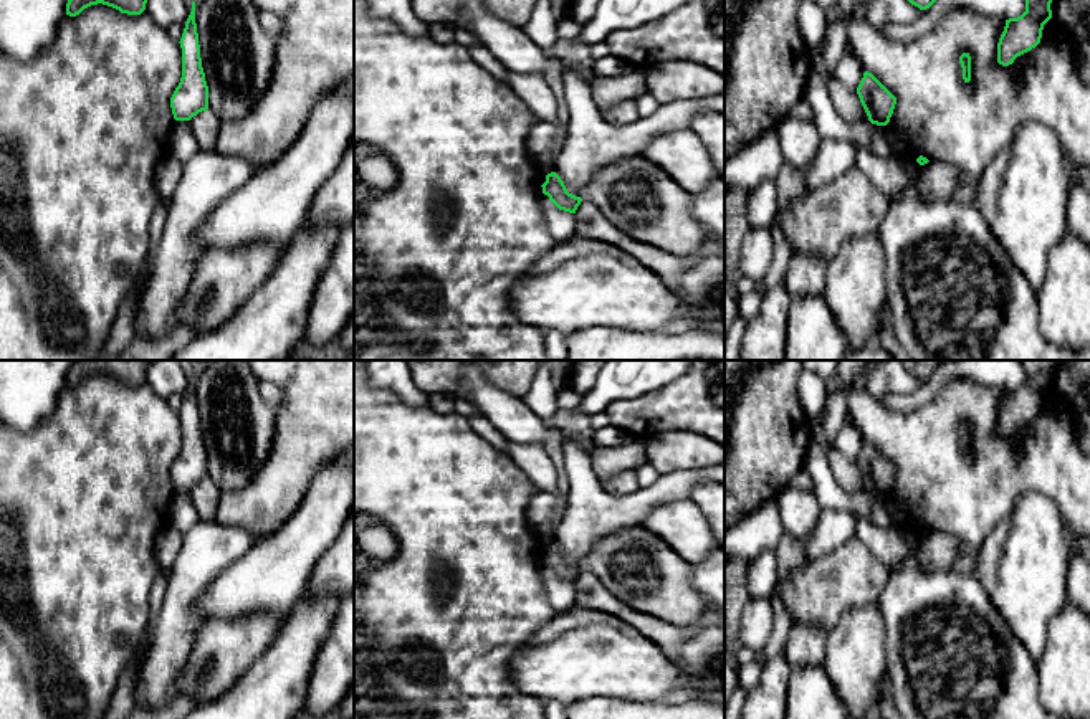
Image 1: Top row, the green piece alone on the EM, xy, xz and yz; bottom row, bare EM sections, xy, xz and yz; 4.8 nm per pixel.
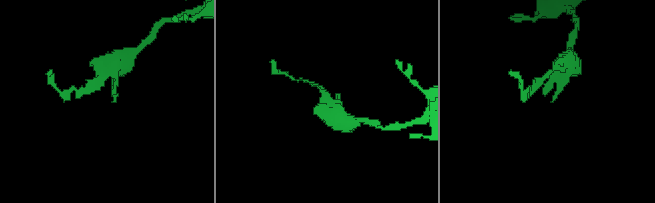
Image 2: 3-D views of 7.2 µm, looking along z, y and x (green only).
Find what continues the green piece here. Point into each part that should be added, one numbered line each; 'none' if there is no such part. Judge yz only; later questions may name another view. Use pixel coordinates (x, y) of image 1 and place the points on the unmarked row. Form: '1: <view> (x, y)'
none

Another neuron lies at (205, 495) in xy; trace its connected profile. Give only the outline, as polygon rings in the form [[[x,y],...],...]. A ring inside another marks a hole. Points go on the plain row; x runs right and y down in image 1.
[[[210,479],[198,483],[190,489],[190,498],[200,521],[212,521],[218,511],[220,486]]]

